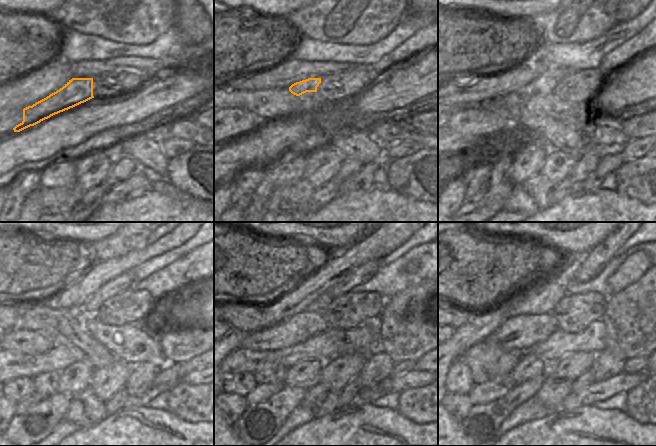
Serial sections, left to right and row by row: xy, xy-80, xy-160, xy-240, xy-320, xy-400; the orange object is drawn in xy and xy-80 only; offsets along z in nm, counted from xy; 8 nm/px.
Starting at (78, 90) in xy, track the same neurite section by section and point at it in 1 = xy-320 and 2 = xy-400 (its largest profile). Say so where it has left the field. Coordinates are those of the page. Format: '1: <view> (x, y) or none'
1: xy-320 (364, 273)
2: xy-400 (592, 264)

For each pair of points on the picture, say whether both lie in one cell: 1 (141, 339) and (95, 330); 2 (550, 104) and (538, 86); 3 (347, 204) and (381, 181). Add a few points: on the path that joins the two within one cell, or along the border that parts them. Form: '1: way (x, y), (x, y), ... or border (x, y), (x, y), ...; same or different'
1: way (130, 339), (116, 339), (106, 336); same
2: border (550, 93), (520, 94); different
3: border (391, 188), (375, 190); different

